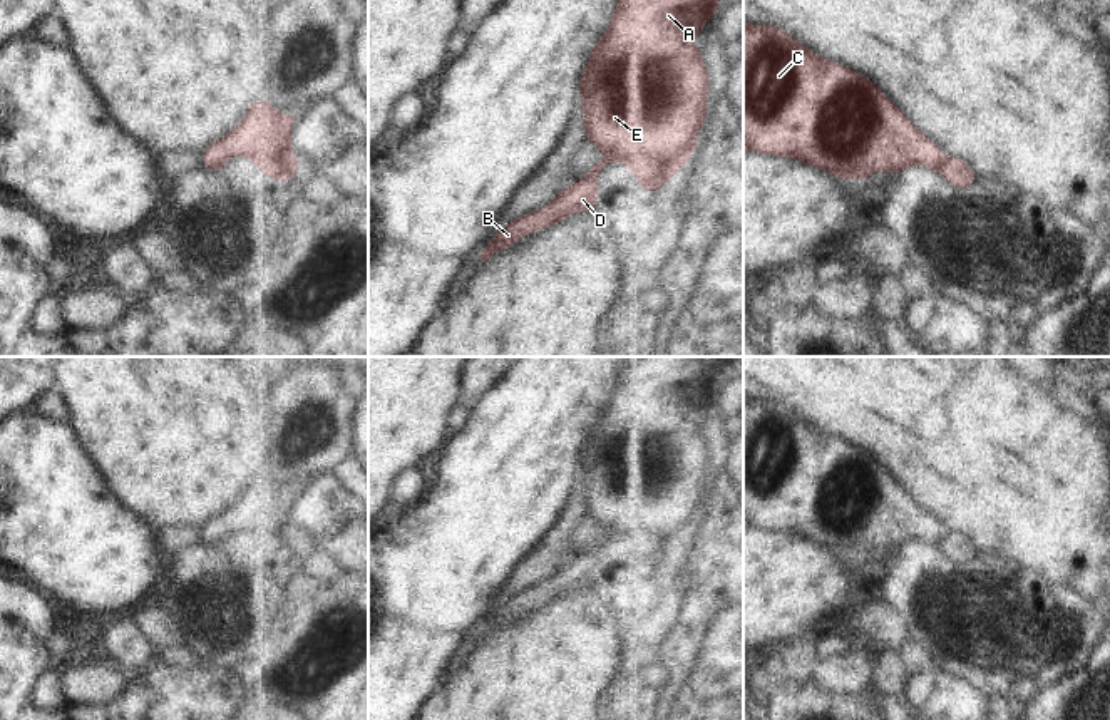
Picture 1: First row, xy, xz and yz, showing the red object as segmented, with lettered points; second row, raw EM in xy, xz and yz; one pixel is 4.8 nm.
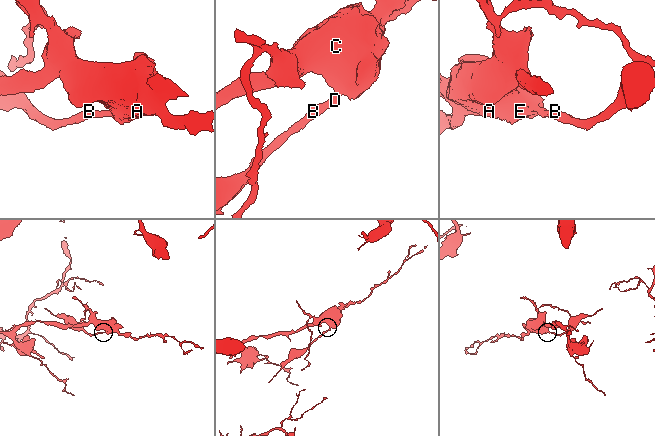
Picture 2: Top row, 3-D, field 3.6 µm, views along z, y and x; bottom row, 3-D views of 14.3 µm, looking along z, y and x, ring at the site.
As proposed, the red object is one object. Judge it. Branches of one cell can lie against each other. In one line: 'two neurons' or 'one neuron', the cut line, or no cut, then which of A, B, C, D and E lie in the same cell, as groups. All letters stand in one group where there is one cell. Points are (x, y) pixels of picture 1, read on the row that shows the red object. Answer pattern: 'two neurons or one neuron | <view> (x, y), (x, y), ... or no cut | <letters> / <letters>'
two neurons | yz (945, 158), (936, 168) | A C E / B D

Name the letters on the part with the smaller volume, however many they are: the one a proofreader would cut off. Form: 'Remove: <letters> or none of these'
Remove: B, D.

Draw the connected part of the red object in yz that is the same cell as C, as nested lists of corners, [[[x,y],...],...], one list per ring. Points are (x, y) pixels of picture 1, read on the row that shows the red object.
[[[743,20],[743,147],[792,157],[835,177],[859,179],[871,172],[902,172],[919,164],[936,171],[943,149],[919,132],[909,117],[866,75],[824,60],[775,25]]]

